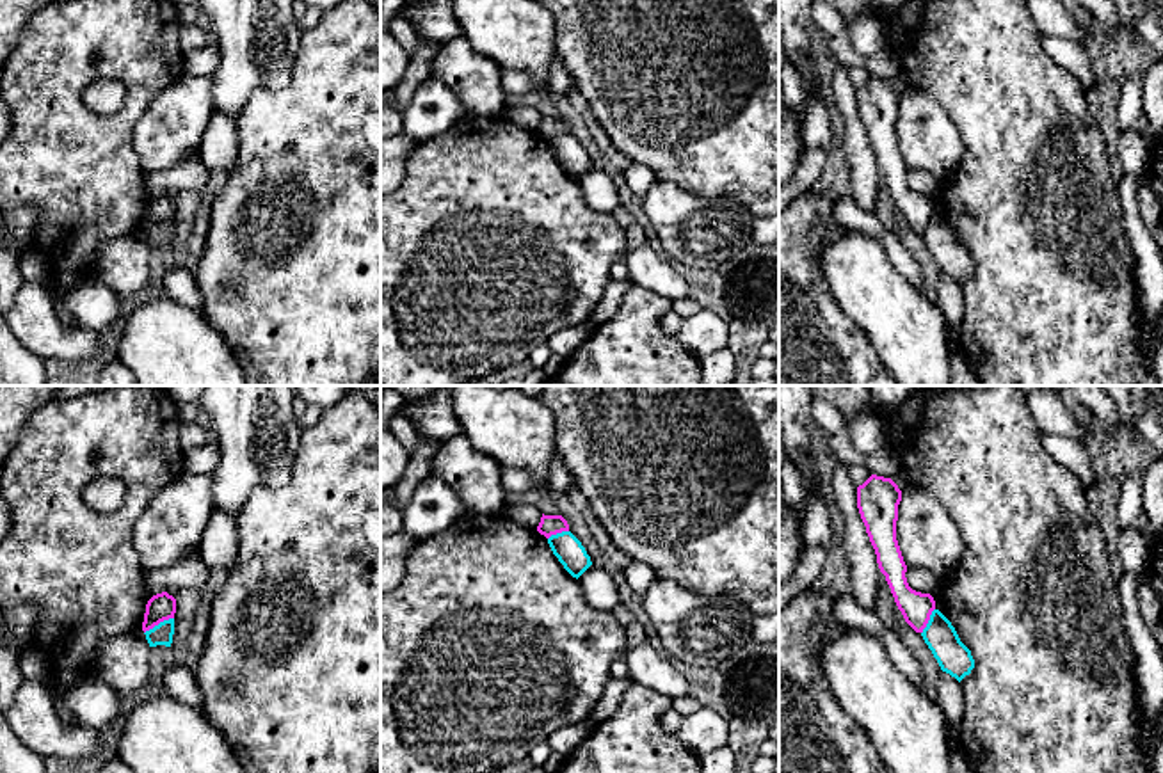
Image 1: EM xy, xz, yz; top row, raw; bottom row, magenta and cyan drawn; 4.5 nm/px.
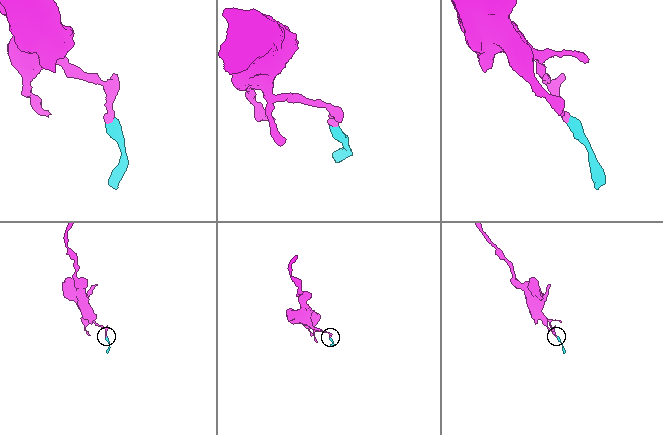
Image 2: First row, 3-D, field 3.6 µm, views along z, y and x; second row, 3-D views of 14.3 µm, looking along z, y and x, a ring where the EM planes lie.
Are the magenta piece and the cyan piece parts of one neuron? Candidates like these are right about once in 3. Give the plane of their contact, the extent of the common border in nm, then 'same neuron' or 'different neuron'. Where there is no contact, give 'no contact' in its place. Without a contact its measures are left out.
contact in xy; length 150 nm; different neuron

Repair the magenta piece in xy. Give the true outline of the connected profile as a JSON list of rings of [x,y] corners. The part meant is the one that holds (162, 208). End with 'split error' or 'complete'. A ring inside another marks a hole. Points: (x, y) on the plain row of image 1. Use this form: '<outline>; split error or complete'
[[[167,194],[153,197],[146,206],[142,233],[149,233],[164,222],[174,220],[176,201]]]; complete

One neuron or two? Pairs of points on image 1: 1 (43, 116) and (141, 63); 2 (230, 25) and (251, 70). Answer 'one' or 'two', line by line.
1: one
2: one

